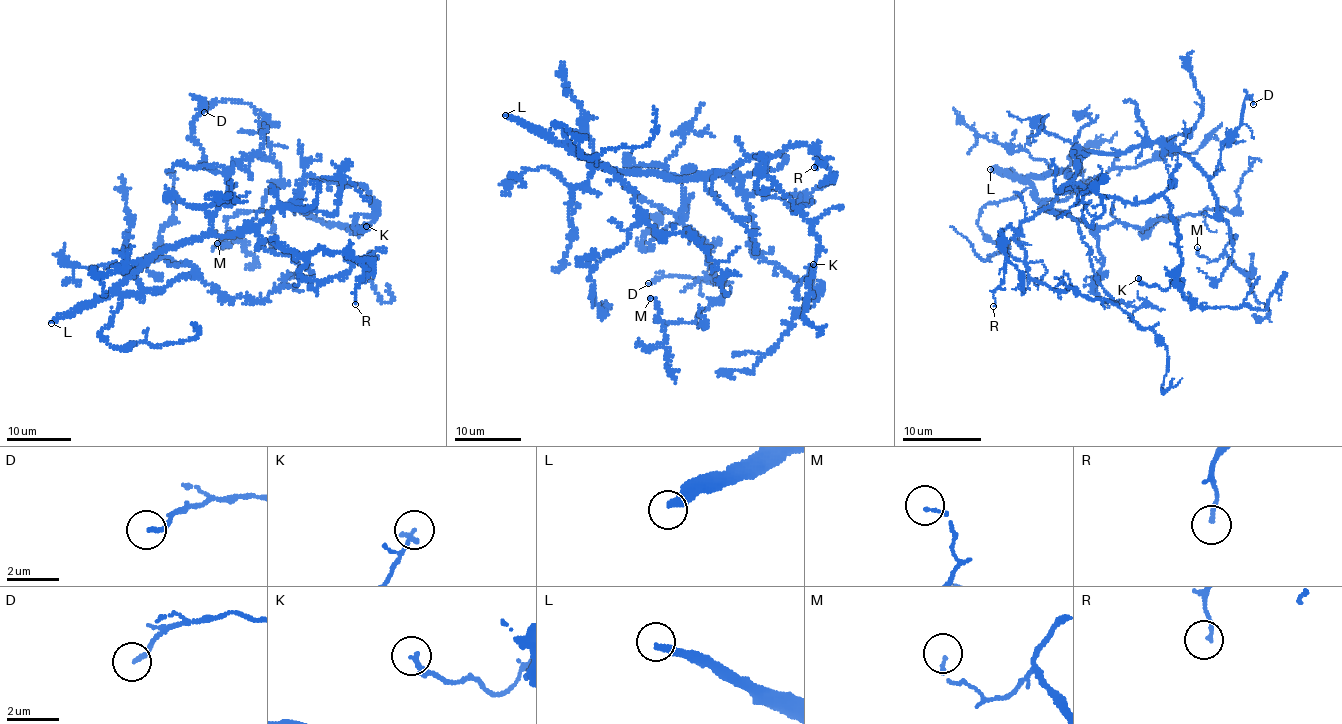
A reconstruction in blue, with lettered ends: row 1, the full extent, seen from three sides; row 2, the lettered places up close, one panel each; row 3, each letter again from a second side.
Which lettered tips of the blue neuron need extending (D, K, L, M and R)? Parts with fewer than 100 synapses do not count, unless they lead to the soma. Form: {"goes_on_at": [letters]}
{"goes_on_at": ["L"]}

